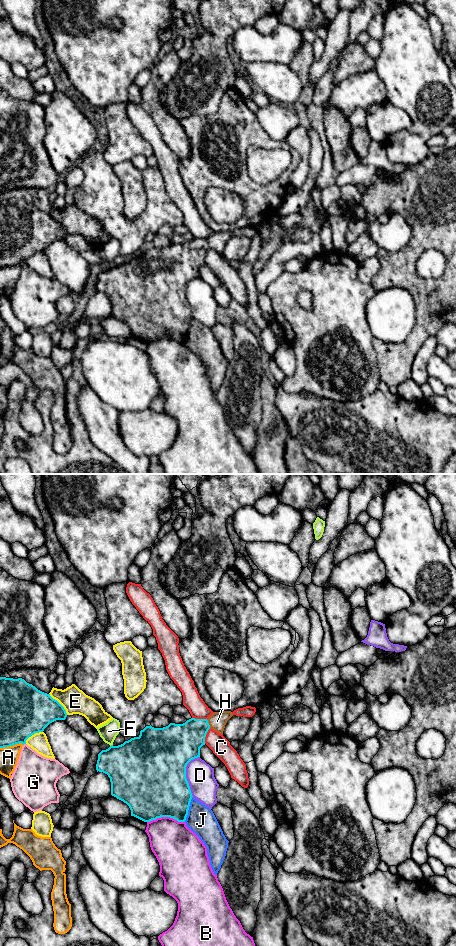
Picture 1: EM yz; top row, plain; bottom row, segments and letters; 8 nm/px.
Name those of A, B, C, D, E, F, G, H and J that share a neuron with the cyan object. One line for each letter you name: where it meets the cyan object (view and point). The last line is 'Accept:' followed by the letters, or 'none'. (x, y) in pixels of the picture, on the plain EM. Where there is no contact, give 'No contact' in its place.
H: Touches cyan at yz (208, 243)
Accept: H

